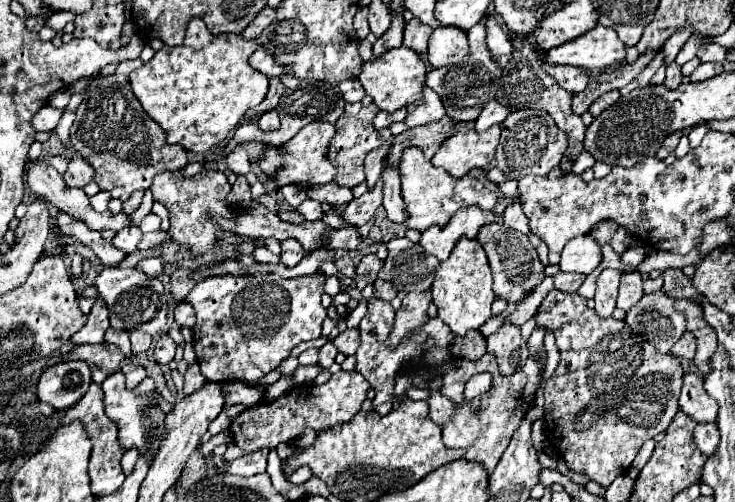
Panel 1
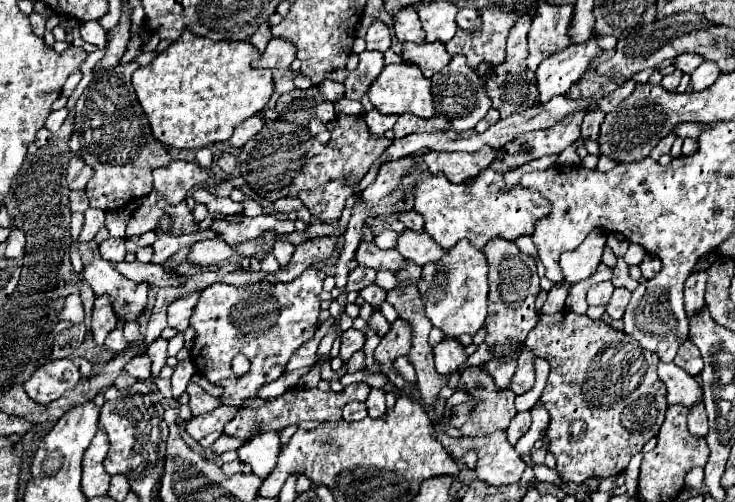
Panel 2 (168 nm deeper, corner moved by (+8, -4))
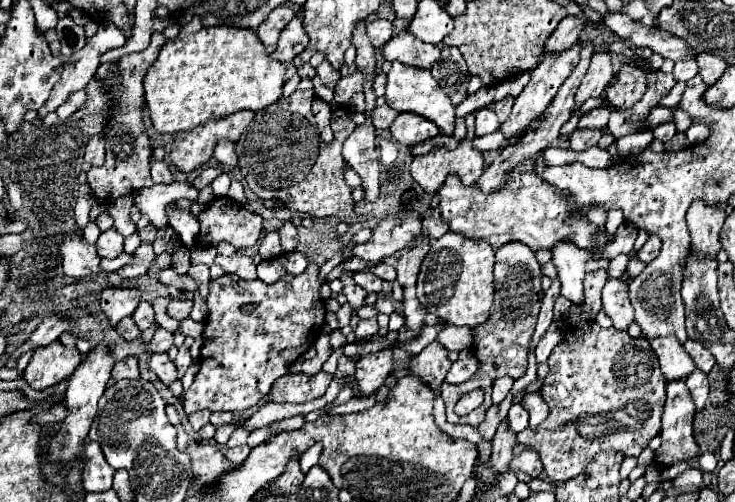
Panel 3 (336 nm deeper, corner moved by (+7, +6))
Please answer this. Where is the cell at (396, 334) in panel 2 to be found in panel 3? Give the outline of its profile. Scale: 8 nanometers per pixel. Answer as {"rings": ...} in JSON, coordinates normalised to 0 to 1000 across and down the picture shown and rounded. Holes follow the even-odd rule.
{"rings":[[[524,695],[516,703],[502,703],[486,719],[483,739],[483,767],[486,767],[486,791],[497,795],[507,787],[527,755],[527,747],[535,735],[535,695]]]}

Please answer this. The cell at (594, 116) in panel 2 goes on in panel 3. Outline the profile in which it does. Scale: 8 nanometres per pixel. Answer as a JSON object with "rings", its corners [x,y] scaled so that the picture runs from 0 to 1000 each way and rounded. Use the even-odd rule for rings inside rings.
{"rings":[[[790,257],[790,261],[780,261],[777,277],[774,277],[774,297],[777,301],[796,301],[801,293],[810,293],[818,277],[820,261],[807,261],[807,257]]]}

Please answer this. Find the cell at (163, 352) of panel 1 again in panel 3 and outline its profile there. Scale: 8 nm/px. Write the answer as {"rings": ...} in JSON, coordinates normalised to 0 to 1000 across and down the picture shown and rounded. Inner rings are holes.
{"rings":[[[214,651],[205,683],[203,683],[203,695],[208,703],[222,703],[222,699],[230,699],[230,691],[235,687],[235,663],[222,655],[222,651]]]}

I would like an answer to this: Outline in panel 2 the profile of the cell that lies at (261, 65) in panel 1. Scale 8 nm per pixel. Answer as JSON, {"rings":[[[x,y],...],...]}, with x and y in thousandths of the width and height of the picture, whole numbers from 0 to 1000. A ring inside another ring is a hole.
{"rings":[[[370,78],[362,102],[343,125],[343,133],[356,137],[389,137],[403,118],[403,94],[386,78]]]}

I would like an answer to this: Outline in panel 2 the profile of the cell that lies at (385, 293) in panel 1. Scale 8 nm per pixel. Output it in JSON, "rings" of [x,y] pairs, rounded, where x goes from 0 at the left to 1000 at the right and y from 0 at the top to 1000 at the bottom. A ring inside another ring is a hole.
{"rings":[[[501,568],[501,572],[495,572],[495,576],[490,580],[490,592],[493,592],[498,604],[503,604],[506,612],[517,612],[517,608],[525,600],[525,588],[528,588],[528,580],[520,576],[520,572],[514,572],[514,568]]]}

